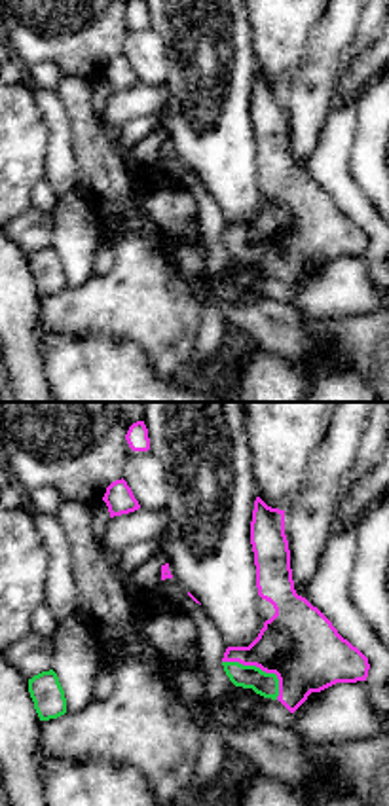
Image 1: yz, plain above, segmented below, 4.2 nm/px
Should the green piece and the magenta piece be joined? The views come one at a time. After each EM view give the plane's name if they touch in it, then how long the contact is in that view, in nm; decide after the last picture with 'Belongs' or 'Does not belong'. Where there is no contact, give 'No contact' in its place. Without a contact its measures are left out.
Touches green in yz. Shared border 280 nm

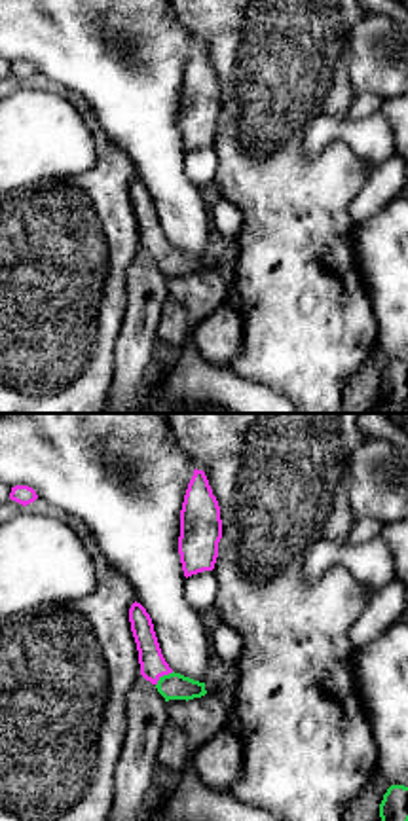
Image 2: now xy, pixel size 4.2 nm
Touches green in xy. Shared border 100 nm

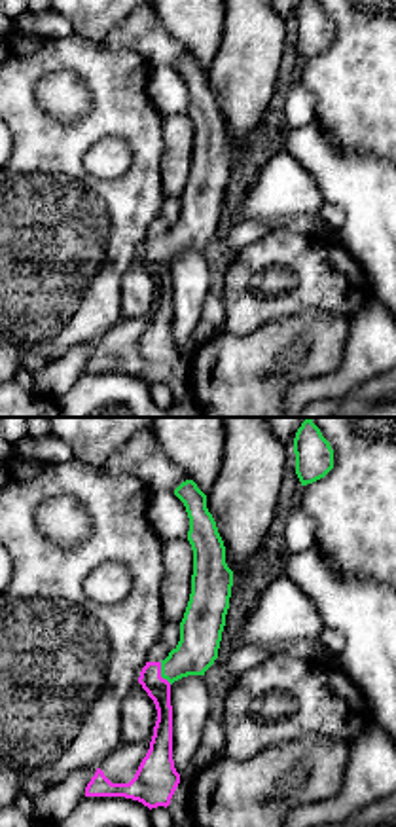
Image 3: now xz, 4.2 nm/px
Touches green in xz. Shared border 110 nm

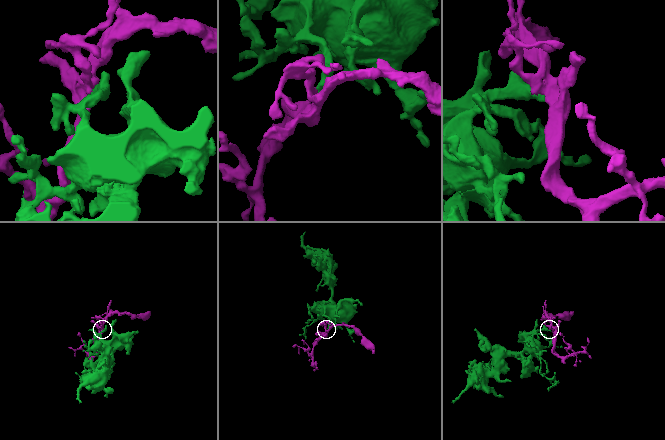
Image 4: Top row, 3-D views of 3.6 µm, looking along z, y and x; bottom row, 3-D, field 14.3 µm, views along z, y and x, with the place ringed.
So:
Belongs

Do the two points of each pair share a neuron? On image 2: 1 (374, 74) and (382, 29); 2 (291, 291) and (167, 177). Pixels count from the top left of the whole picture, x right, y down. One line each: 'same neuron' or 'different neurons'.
1: same neuron
2: different neurons

